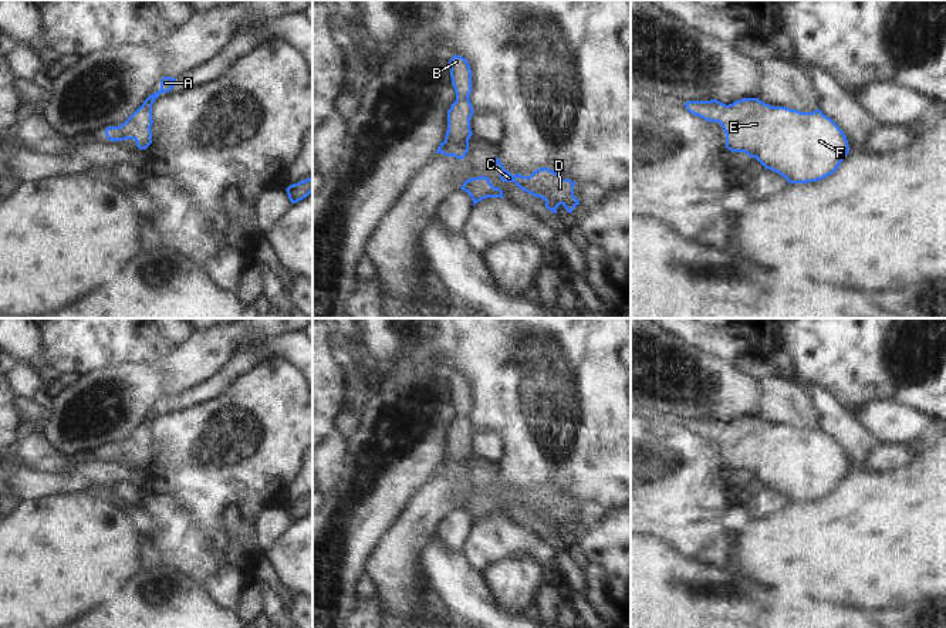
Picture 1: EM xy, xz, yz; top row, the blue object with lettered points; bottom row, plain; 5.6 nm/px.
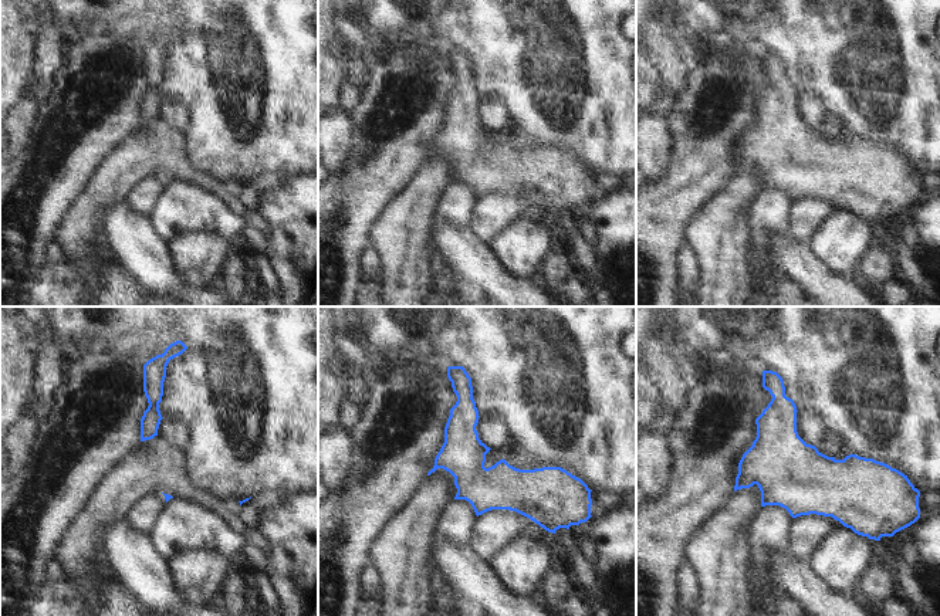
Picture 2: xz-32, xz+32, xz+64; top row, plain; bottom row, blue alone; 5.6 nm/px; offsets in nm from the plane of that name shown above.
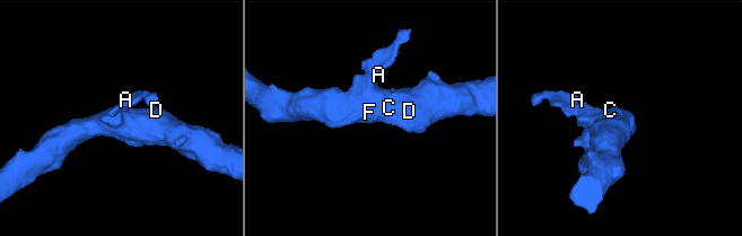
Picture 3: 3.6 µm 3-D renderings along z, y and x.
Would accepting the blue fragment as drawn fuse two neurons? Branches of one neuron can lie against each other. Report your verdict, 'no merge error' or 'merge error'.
no merge error

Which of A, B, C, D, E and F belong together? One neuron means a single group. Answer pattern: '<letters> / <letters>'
A B C D E F

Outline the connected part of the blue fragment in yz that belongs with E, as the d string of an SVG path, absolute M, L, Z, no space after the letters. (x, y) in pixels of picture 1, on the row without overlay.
M743 416L729 423L717 418L687 419L683 423L705 439L719 440L729 469L756 476L788 502L817 500L832 493L849 470L845 452L821 428L800 431L787 425L771 425L759 416Z

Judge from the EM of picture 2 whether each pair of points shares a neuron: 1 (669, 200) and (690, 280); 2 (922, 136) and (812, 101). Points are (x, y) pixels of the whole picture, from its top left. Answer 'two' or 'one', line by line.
1: two
2: two

